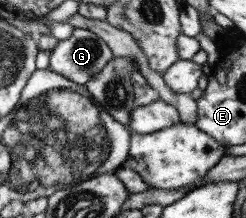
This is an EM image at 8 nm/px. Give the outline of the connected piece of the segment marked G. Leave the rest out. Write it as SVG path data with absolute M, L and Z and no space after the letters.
M73 28L69 38L53 47L46 69L62 75L68 81L85 84L114 55L97 35Z

